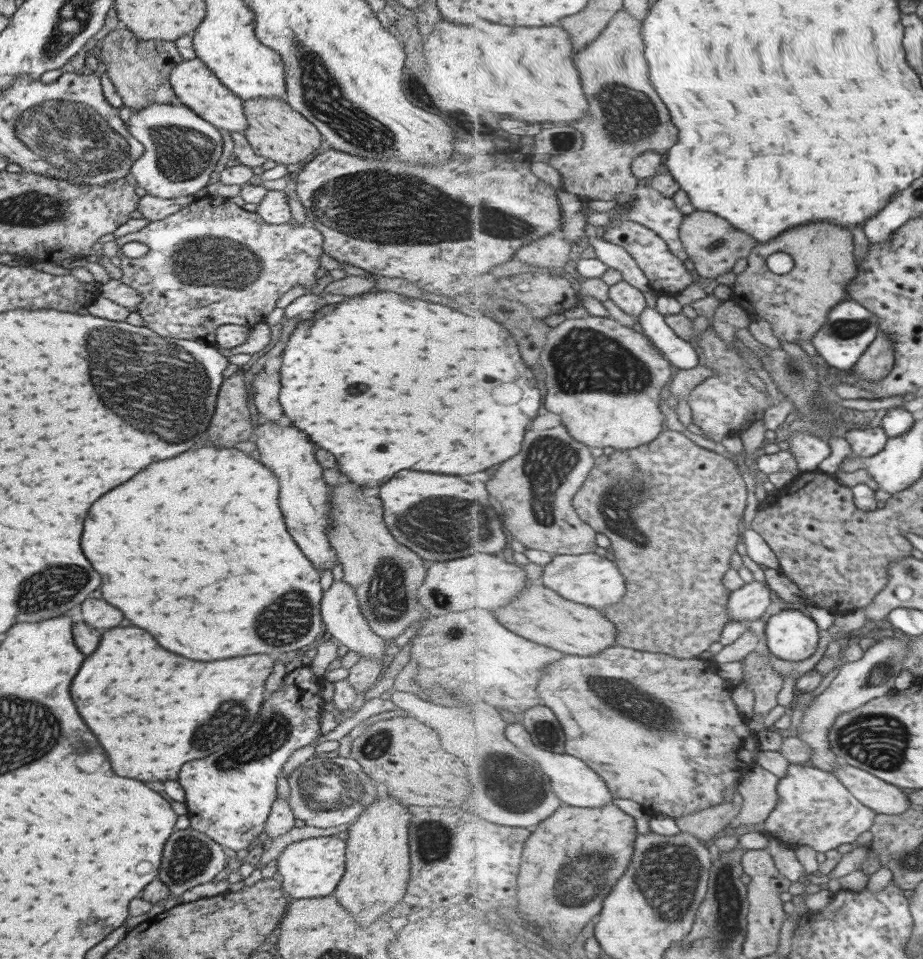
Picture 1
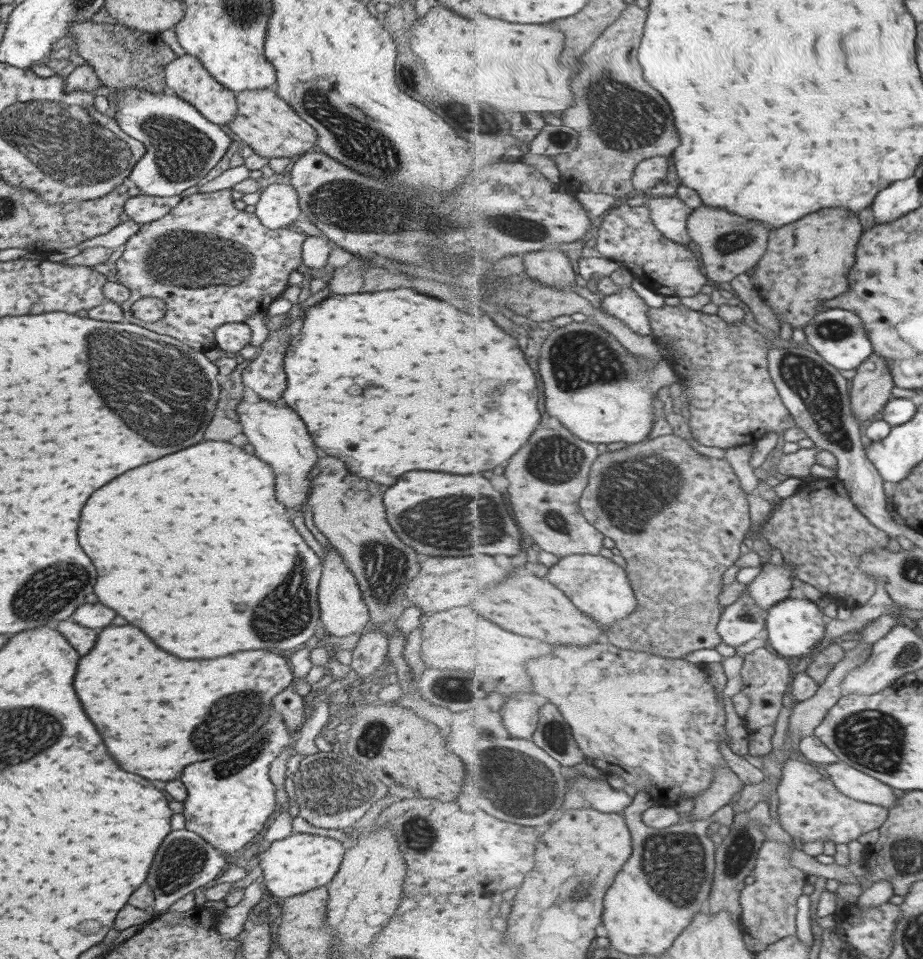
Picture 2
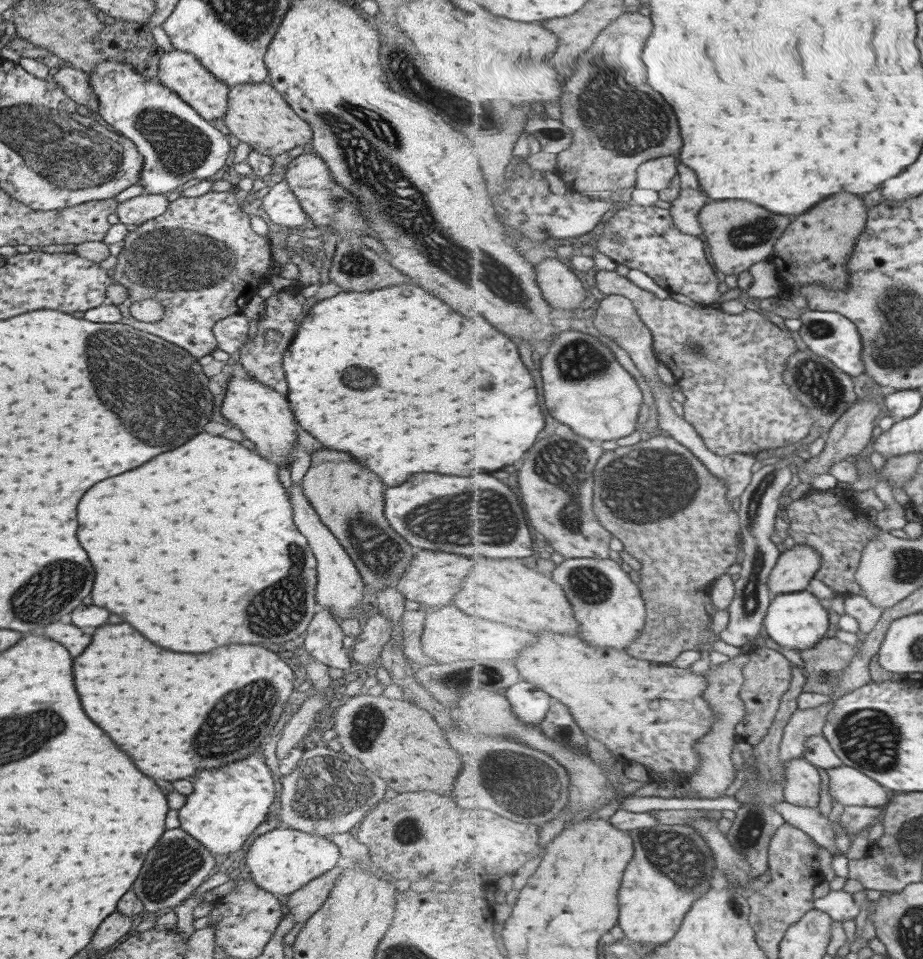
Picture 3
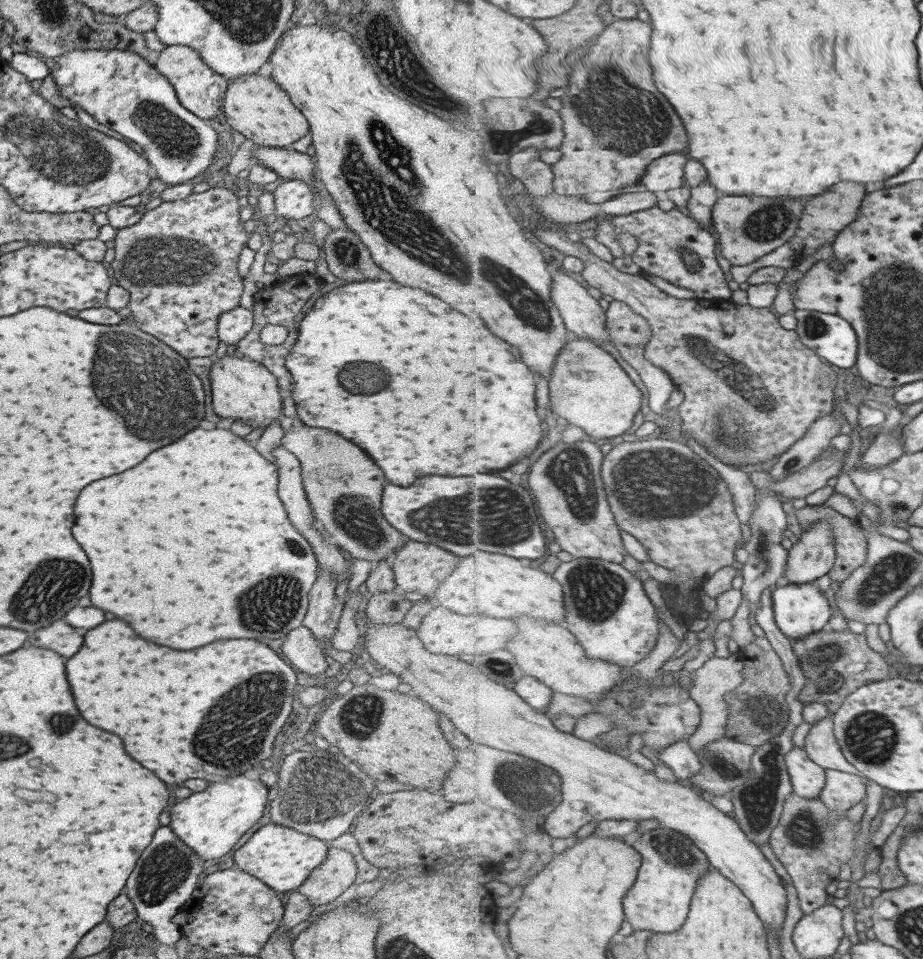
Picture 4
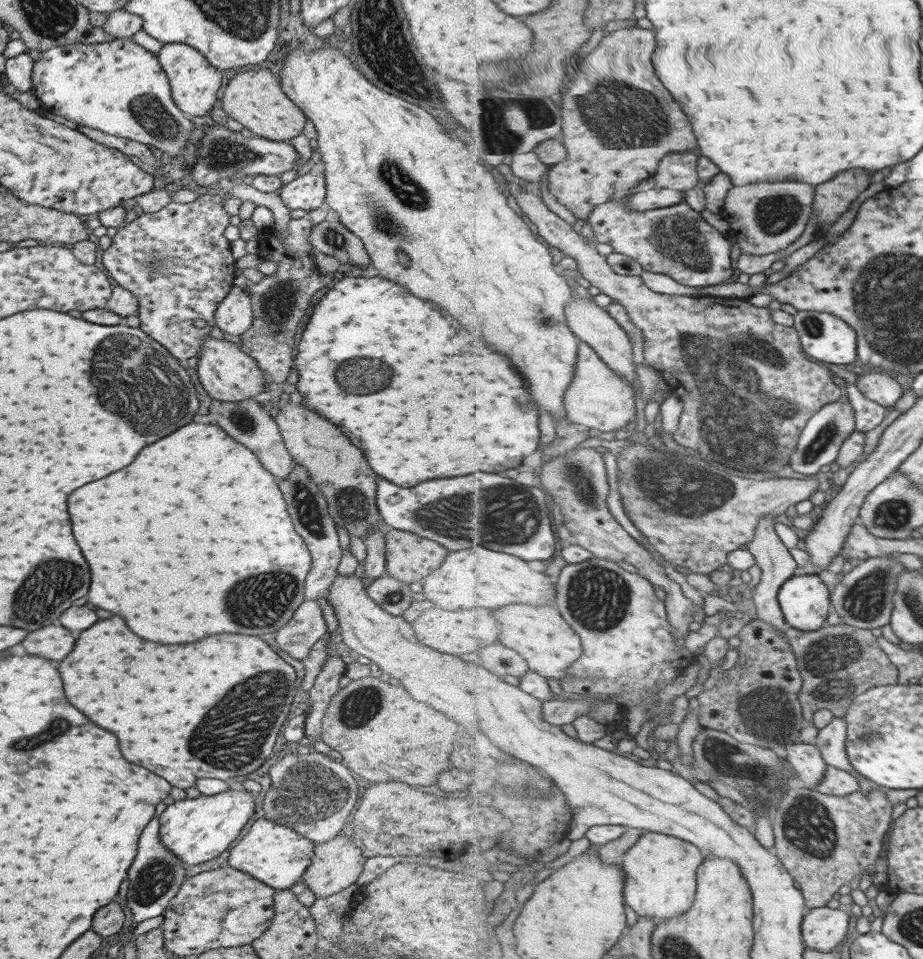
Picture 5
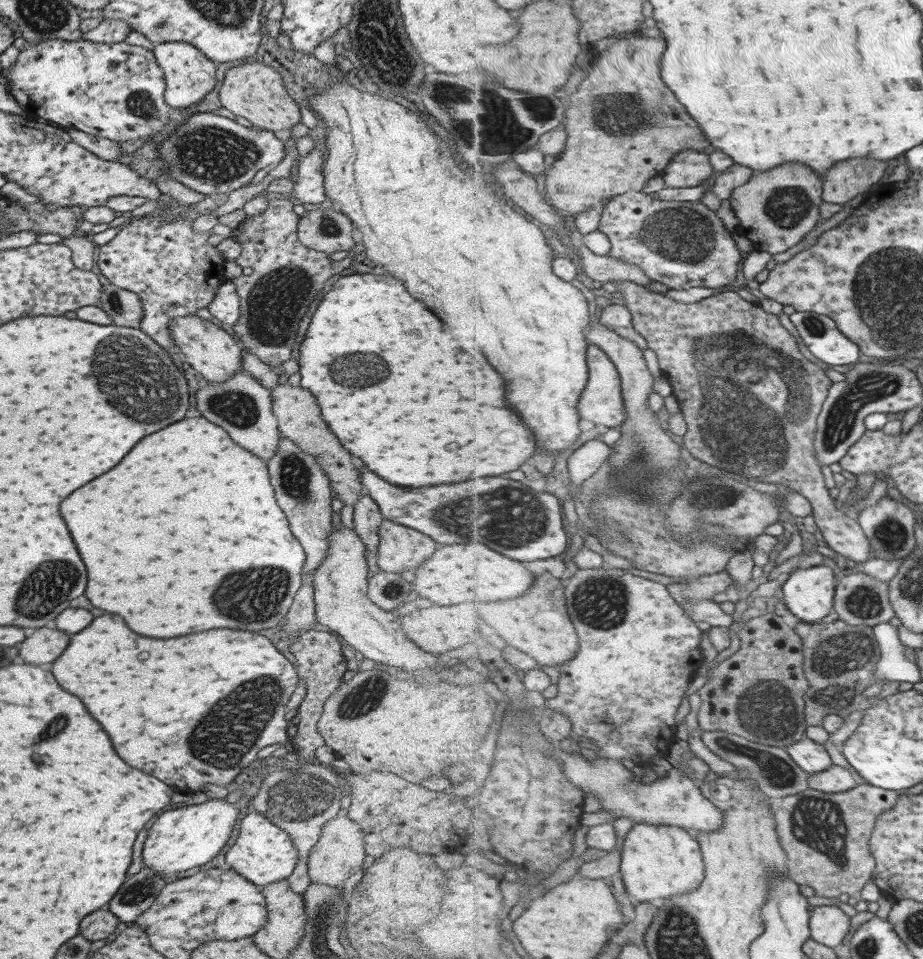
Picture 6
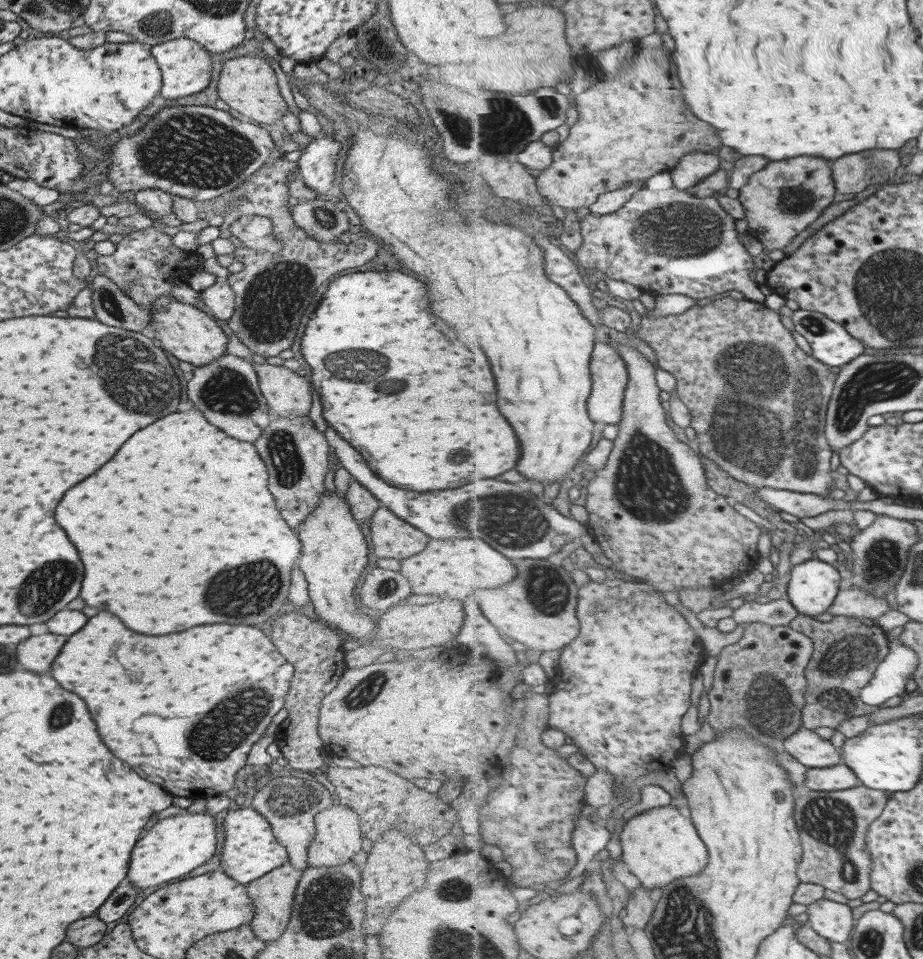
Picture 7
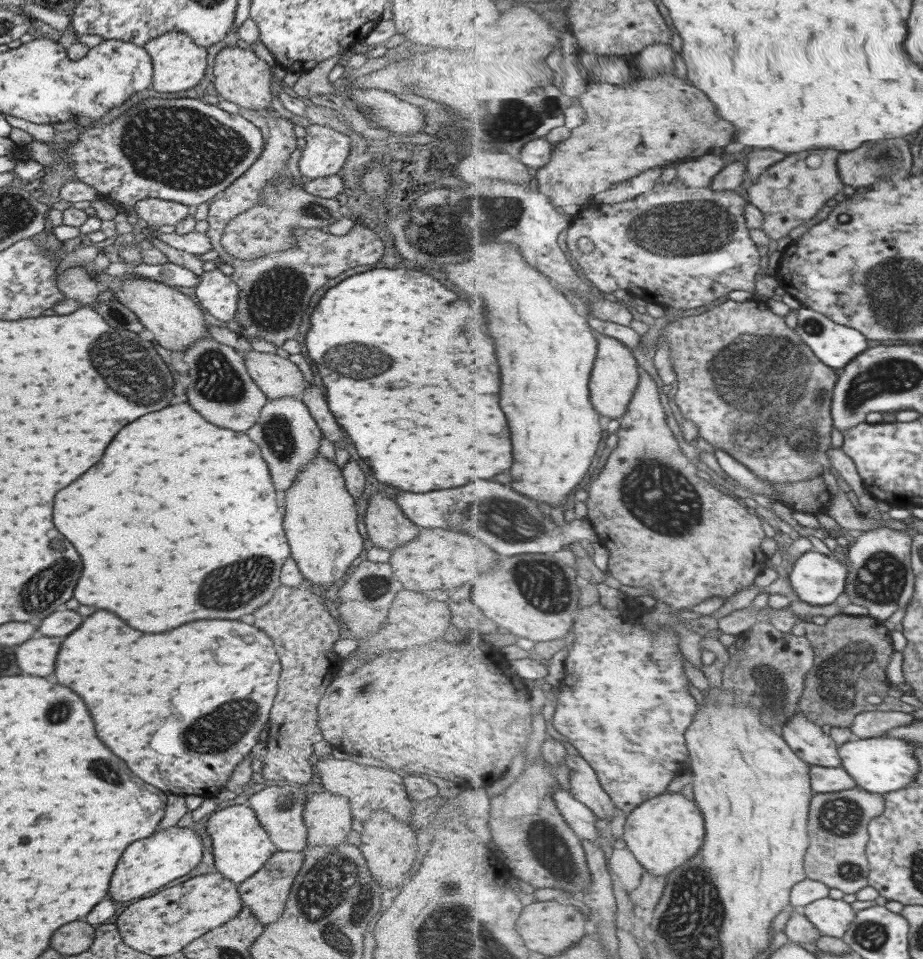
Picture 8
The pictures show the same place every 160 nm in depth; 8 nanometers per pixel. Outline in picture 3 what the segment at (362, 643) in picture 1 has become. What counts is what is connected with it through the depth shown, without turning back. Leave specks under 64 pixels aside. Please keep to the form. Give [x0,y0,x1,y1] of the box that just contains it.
[289,484,369,624]

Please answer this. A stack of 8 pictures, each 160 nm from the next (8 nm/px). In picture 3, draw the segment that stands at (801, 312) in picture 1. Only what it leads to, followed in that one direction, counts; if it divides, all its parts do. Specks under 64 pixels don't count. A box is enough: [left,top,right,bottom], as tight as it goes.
[770,192,868,291]

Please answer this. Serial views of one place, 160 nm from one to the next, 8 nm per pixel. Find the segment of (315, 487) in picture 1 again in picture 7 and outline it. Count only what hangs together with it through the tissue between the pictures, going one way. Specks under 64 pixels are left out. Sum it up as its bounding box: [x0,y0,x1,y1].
[149,298,227,368]

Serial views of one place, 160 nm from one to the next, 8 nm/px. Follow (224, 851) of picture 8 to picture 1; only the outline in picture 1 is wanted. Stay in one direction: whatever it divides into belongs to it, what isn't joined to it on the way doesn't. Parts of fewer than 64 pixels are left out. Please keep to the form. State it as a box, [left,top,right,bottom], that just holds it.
[275,832,345,899]

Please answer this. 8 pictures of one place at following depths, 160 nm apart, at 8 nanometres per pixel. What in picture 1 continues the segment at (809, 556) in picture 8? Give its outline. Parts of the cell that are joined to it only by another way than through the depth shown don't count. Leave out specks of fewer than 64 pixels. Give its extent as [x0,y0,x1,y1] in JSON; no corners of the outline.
[766,609,824,660]

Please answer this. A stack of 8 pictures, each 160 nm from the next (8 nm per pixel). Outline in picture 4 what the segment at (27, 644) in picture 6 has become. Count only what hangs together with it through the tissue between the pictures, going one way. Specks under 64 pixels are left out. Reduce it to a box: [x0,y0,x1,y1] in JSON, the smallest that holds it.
[27,620,83,656]

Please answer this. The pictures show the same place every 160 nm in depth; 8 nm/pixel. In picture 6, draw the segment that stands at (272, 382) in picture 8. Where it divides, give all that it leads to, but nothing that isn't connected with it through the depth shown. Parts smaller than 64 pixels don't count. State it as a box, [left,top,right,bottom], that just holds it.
[270,383,364,506]

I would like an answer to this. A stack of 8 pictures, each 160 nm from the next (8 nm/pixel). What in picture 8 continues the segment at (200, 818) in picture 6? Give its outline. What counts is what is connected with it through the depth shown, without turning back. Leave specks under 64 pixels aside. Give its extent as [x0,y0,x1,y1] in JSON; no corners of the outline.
[107,825,202,904]

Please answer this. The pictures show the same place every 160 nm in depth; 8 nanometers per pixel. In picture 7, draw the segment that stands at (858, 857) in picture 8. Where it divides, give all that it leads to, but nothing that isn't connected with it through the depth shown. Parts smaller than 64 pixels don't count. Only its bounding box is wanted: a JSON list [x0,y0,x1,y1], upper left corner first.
[795,786,892,900]

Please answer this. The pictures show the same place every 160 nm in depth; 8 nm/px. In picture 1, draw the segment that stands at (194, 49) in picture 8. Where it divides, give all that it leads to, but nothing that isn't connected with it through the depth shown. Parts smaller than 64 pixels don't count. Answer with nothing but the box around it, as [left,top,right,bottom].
[168,57,247,133]

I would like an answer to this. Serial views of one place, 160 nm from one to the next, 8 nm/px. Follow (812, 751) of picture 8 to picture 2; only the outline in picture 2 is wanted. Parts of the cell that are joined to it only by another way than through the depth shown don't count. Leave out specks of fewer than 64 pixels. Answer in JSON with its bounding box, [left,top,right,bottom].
[776,756,890,842]

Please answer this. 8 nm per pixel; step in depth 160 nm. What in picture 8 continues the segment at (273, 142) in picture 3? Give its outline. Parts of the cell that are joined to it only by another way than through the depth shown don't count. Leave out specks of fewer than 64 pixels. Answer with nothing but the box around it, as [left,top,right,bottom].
[213,47,272,113]

